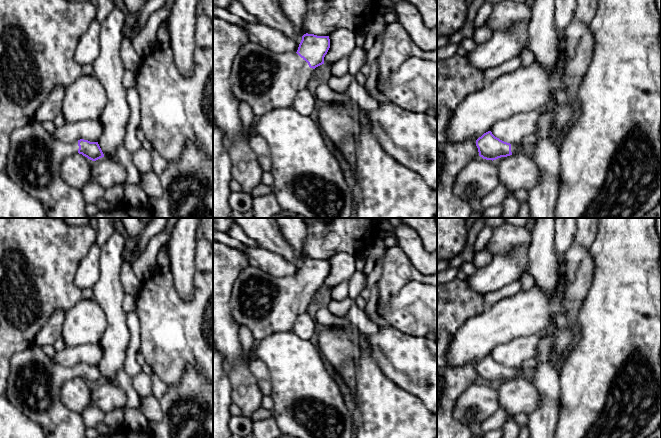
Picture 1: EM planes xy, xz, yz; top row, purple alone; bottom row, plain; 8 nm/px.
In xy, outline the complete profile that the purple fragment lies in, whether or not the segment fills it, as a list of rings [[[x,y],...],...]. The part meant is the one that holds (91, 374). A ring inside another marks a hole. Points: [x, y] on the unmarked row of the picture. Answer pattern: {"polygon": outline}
{"polygon": [[[33,343],[12,356],[5,395],[41,426],[46,438],[86,438],[81,414],[67,408],[60,398],[62,385],[76,377],[92,385],[104,381],[98,366],[62,366]]]}

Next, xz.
{"polygon": [[[308,257],[295,277],[276,277],[249,265],[233,284],[232,316],[252,331],[255,345],[274,333],[290,332],[296,318],[311,311],[314,293],[324,288],[329,272],[329,260]]]}

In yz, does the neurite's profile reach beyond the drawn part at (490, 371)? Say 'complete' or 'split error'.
split error

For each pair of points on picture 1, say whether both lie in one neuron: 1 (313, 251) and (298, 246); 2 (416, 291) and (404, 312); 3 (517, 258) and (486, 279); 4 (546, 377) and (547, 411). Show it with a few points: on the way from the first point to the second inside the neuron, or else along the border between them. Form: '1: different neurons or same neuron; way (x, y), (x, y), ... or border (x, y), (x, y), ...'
1: different neurons; border (308, 228), (304, 243), (304, 257)
2: same neuron; way (416, 296), (416, 300), (409, 307)
3: same neuron; way (509, 266), (494, 276)
4: same neuron; way (547, 385), (547, 403)

